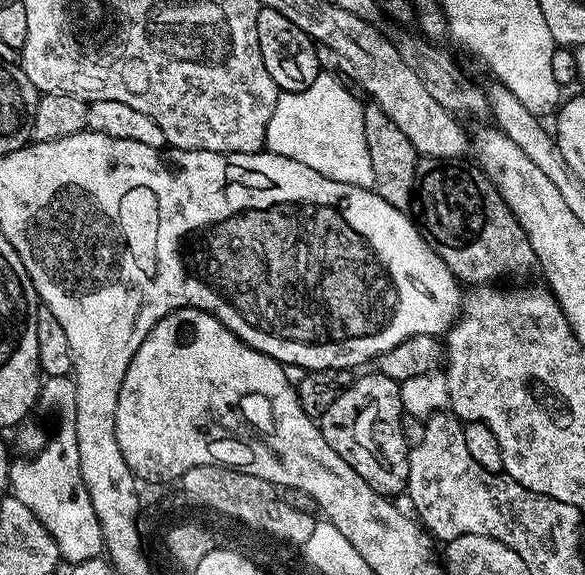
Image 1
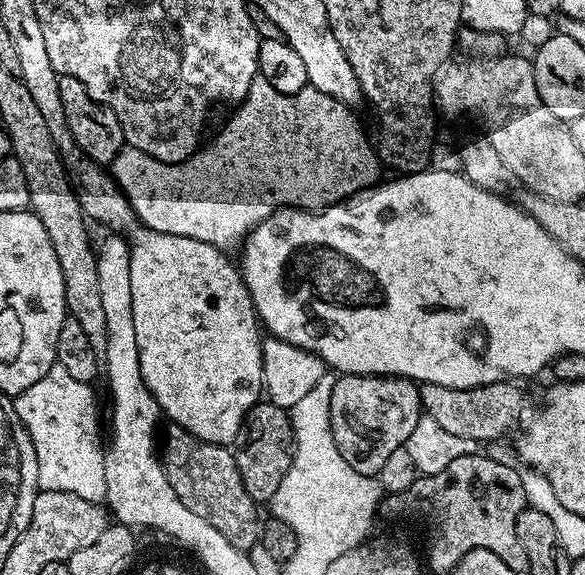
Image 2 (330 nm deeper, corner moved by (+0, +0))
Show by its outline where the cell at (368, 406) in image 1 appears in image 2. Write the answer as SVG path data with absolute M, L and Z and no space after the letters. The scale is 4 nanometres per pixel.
M341 375L337 379L334 390L330 394L330 426L332 427L334 442L337 443L338 450L342 454L342 458L346 458L346 462L350 462L350 466L354 466L354 470L358 470L358 474L366 474L367 476L376 476L386 463L386 458L399 447L407 445L414 426L418 426L418 418L422 415L420 407L420 390L415 380L407 380L405 376L349 376Z

